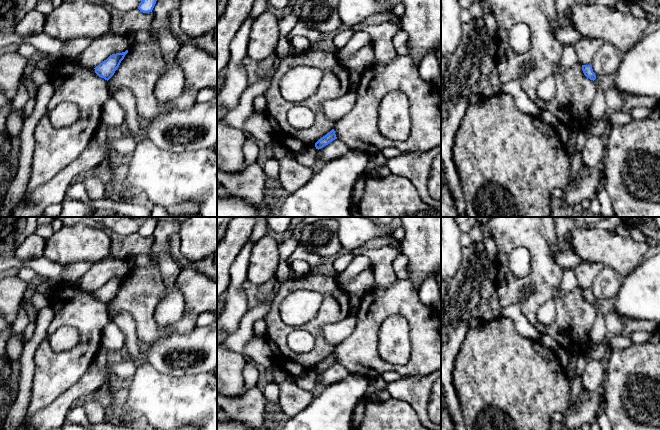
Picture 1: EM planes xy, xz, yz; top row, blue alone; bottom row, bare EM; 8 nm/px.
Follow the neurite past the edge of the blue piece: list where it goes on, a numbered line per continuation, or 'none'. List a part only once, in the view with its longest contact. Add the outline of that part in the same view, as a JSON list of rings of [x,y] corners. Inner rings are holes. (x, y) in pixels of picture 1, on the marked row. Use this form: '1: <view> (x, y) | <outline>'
none

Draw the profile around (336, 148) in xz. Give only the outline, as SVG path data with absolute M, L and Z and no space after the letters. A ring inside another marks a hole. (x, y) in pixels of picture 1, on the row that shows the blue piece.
M335 139L330 142L328 145L318 150L318 153L321 154L322 159L326 162L332 160L335 157L344 155L350 150L350 148L339 139Z

